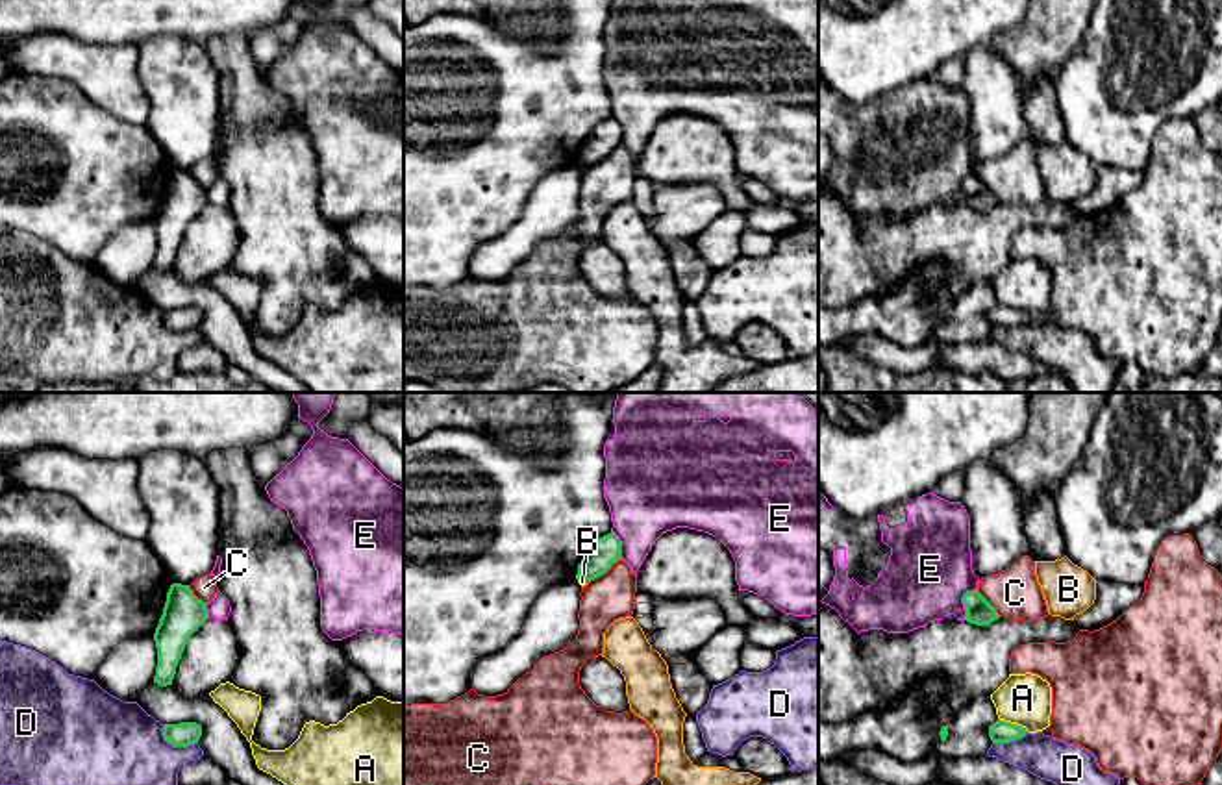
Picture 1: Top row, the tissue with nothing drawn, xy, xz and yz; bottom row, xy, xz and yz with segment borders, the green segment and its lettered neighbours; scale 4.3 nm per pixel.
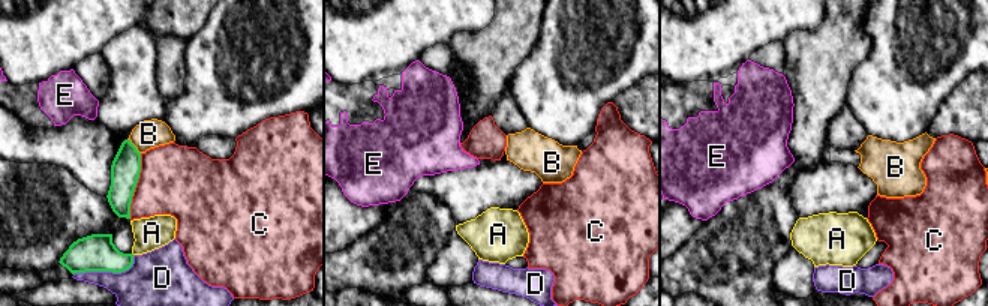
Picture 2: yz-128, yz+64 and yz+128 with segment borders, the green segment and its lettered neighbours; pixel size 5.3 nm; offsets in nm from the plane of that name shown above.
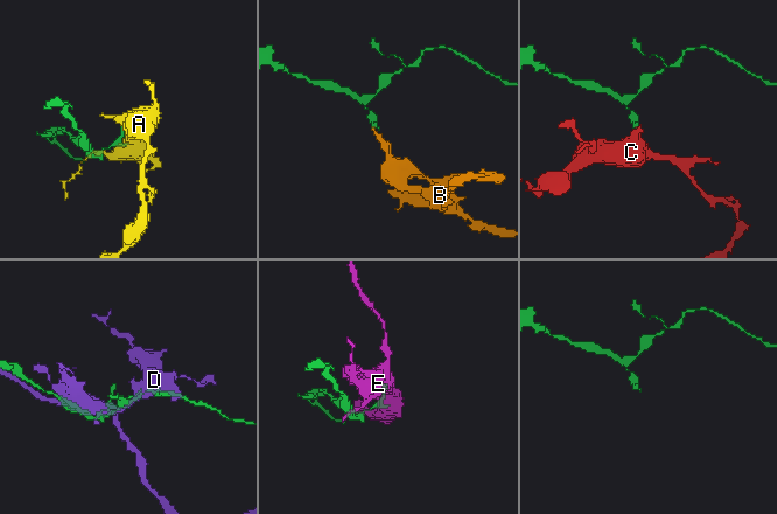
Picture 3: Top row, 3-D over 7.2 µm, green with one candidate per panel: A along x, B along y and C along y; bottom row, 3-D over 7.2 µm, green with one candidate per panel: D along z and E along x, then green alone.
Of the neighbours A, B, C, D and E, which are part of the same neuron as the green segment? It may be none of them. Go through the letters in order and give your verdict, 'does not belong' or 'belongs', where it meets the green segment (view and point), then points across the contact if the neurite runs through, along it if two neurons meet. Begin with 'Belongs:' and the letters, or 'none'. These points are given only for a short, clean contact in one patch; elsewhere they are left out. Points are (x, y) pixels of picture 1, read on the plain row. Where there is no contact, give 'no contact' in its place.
Belongs: none
A: does not belong; meets green in yz at (1013, 310); border along yz (998, 302), (1028, 315)
B: does not belong; meets green in xz at (582, 163); border along xz (578, 163), (586, 167)
C: does not belong; meets green in xz at (602, 158); border along xz (619, 143), (587, 167)
D: does not belong; meets green in xy at (176, 330)
E: does not belong; meets green in yz at (963, 187); border along yz (976, 174), (963, 182), (963, 204)

